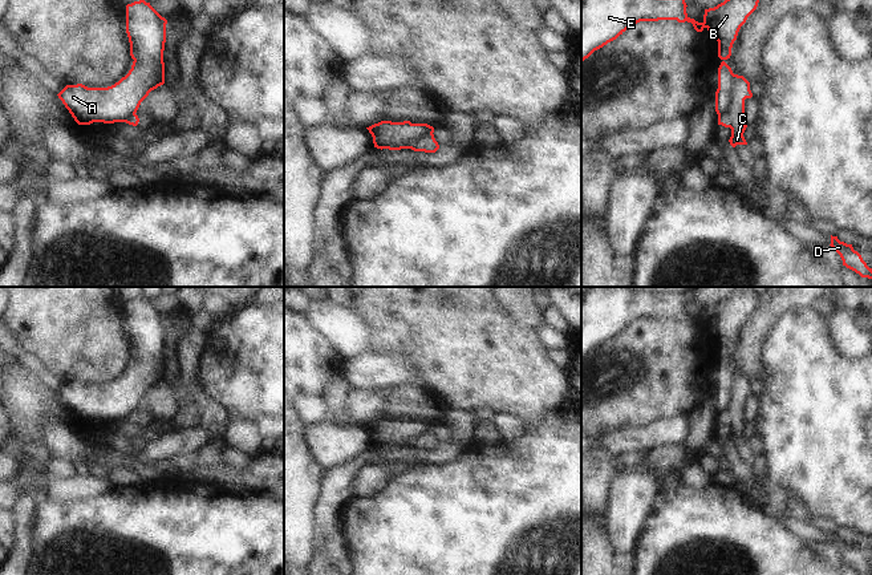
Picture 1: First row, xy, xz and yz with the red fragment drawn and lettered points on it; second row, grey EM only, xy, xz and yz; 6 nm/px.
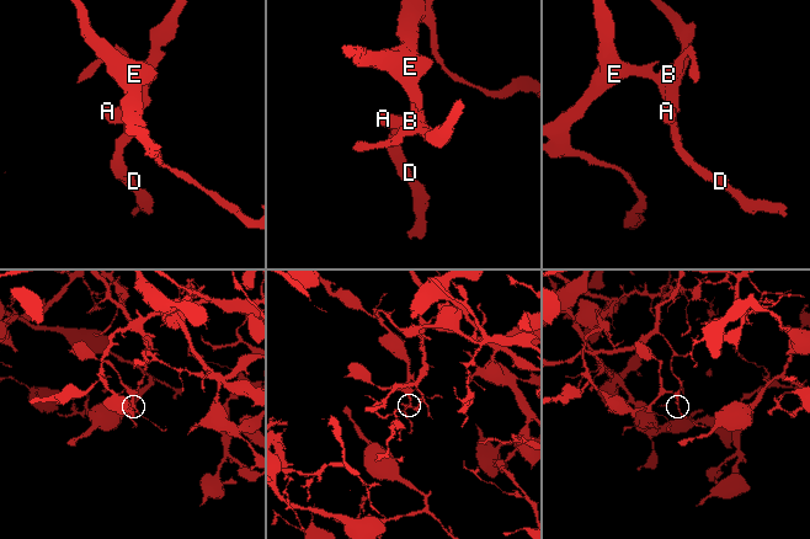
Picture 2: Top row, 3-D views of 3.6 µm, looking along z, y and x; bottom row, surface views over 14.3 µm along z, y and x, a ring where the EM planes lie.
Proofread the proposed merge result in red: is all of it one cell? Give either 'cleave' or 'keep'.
cleave

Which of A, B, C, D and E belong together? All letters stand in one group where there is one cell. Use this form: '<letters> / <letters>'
A B E / C D

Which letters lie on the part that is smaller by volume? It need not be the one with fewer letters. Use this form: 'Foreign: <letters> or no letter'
Foreign: C, D

